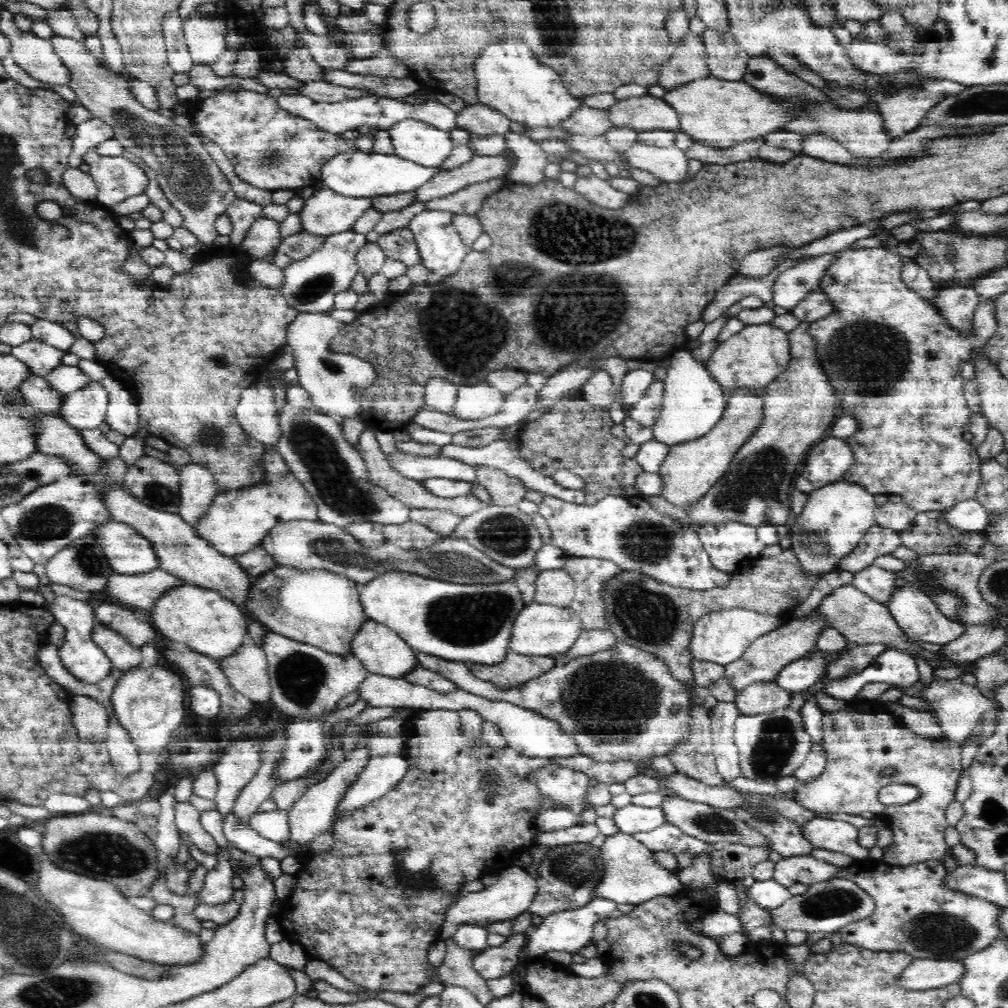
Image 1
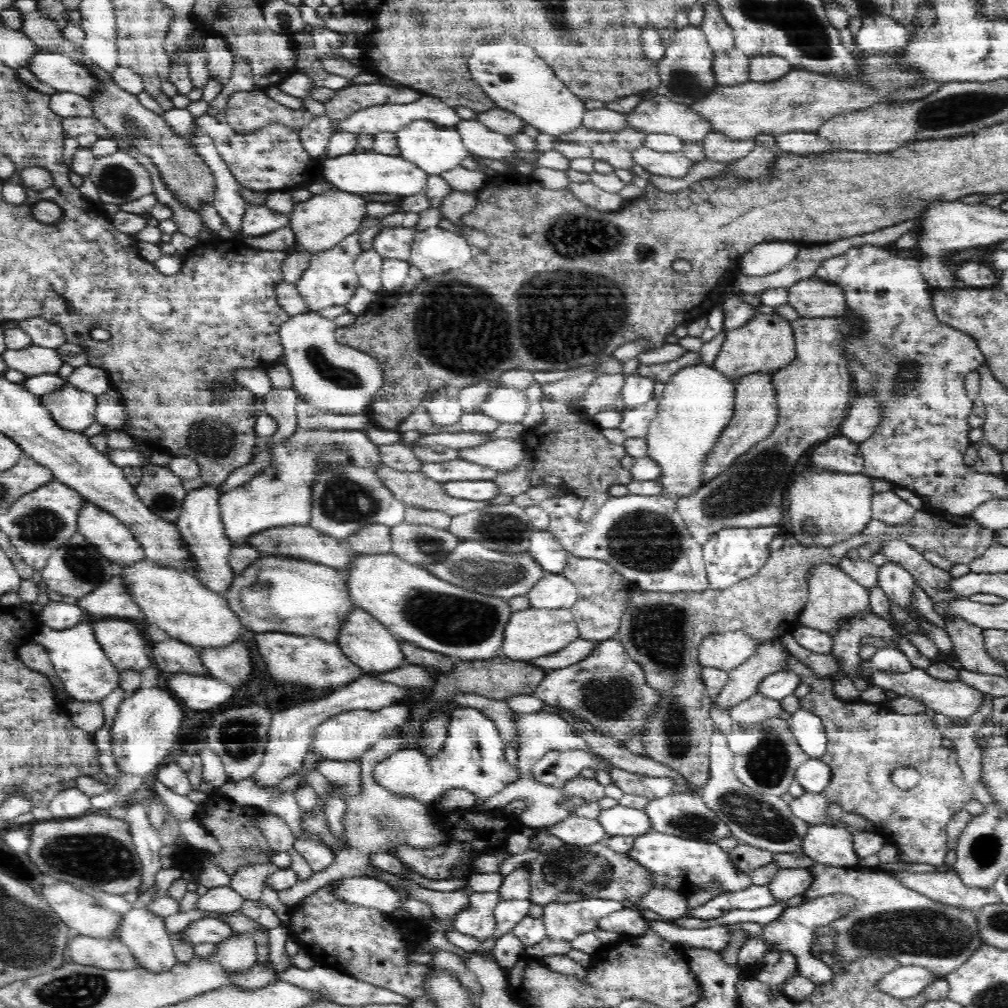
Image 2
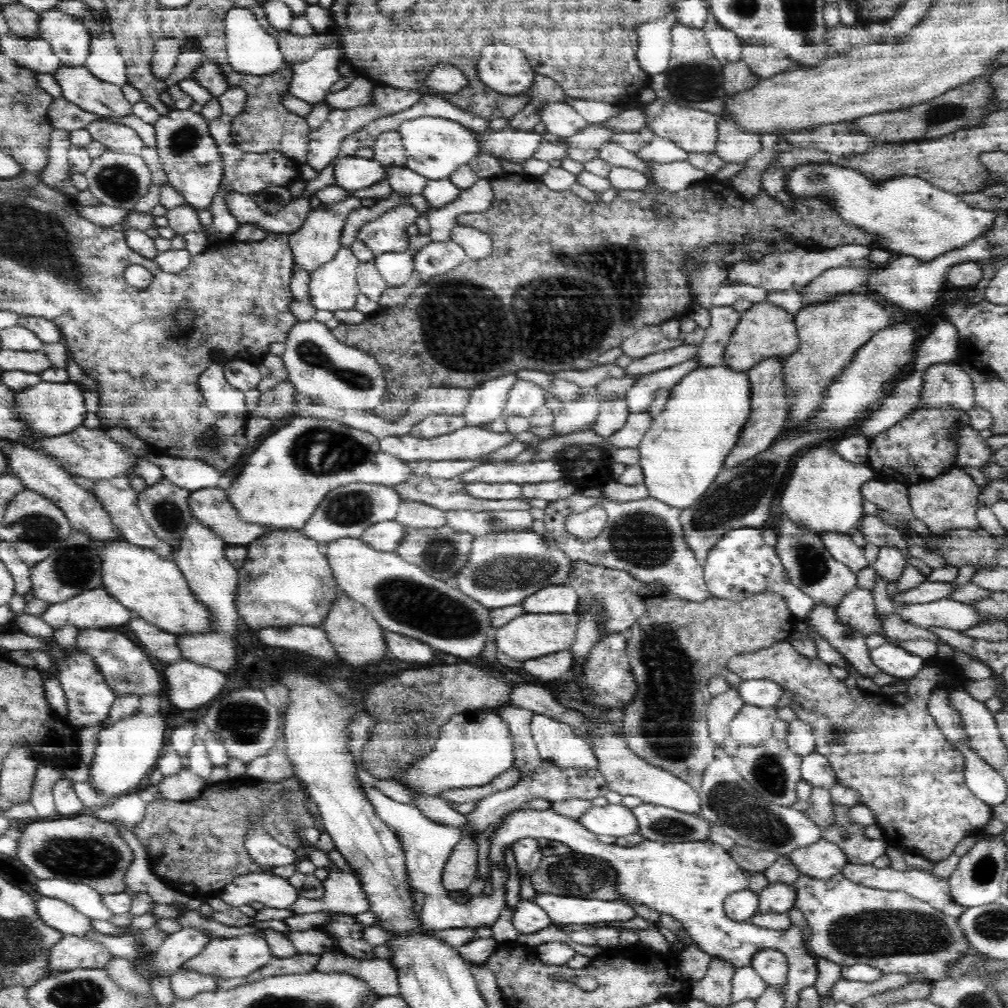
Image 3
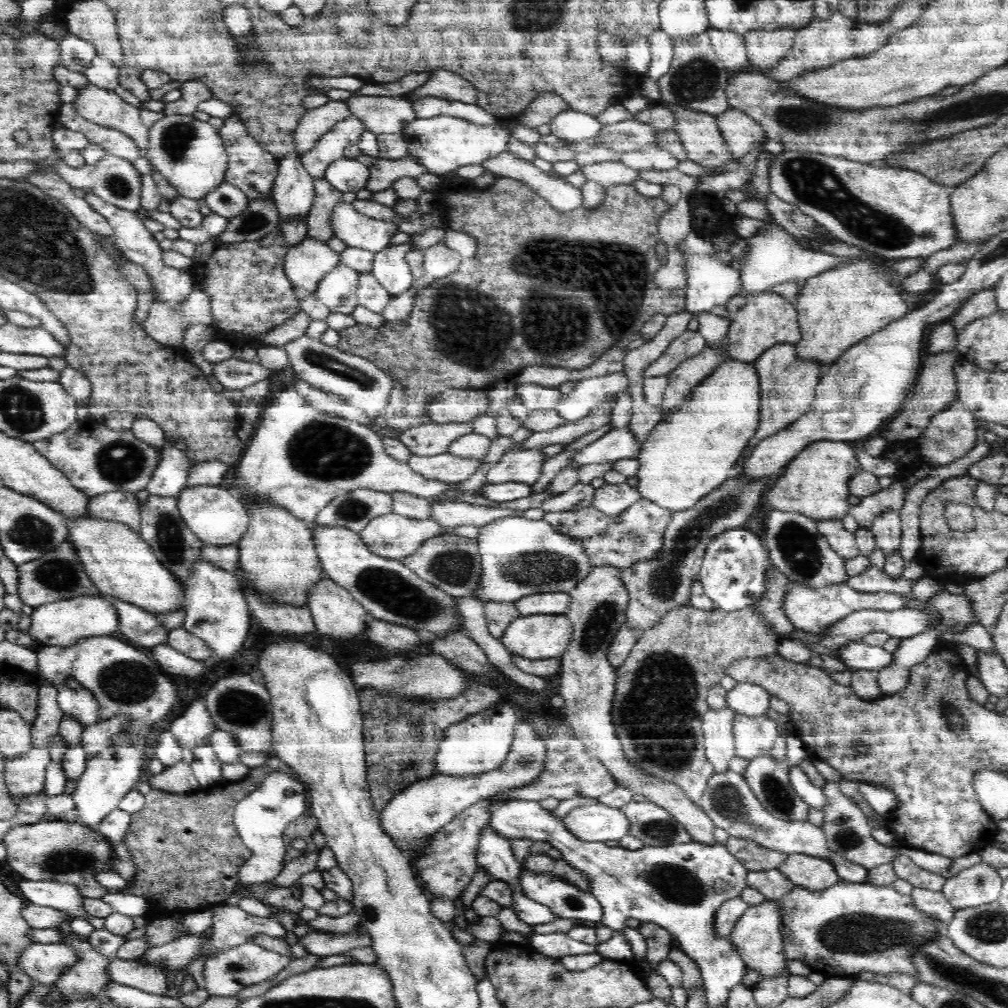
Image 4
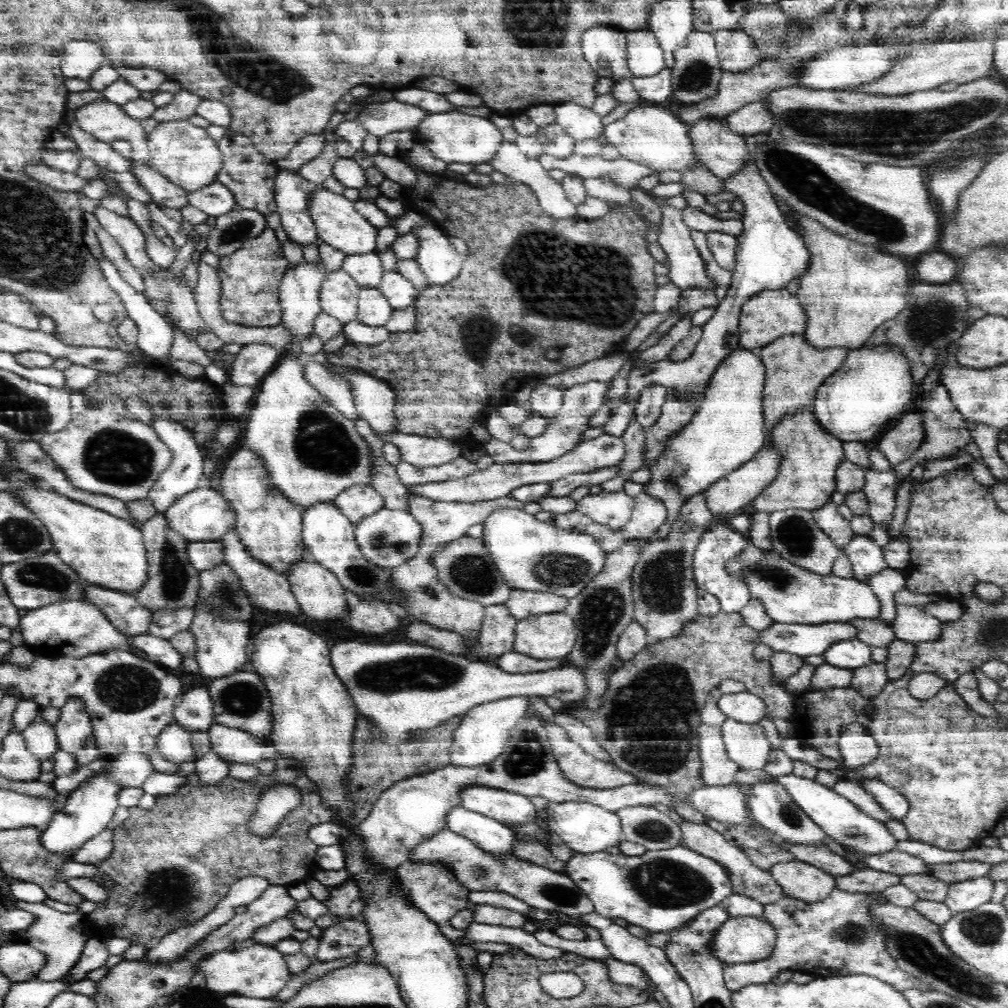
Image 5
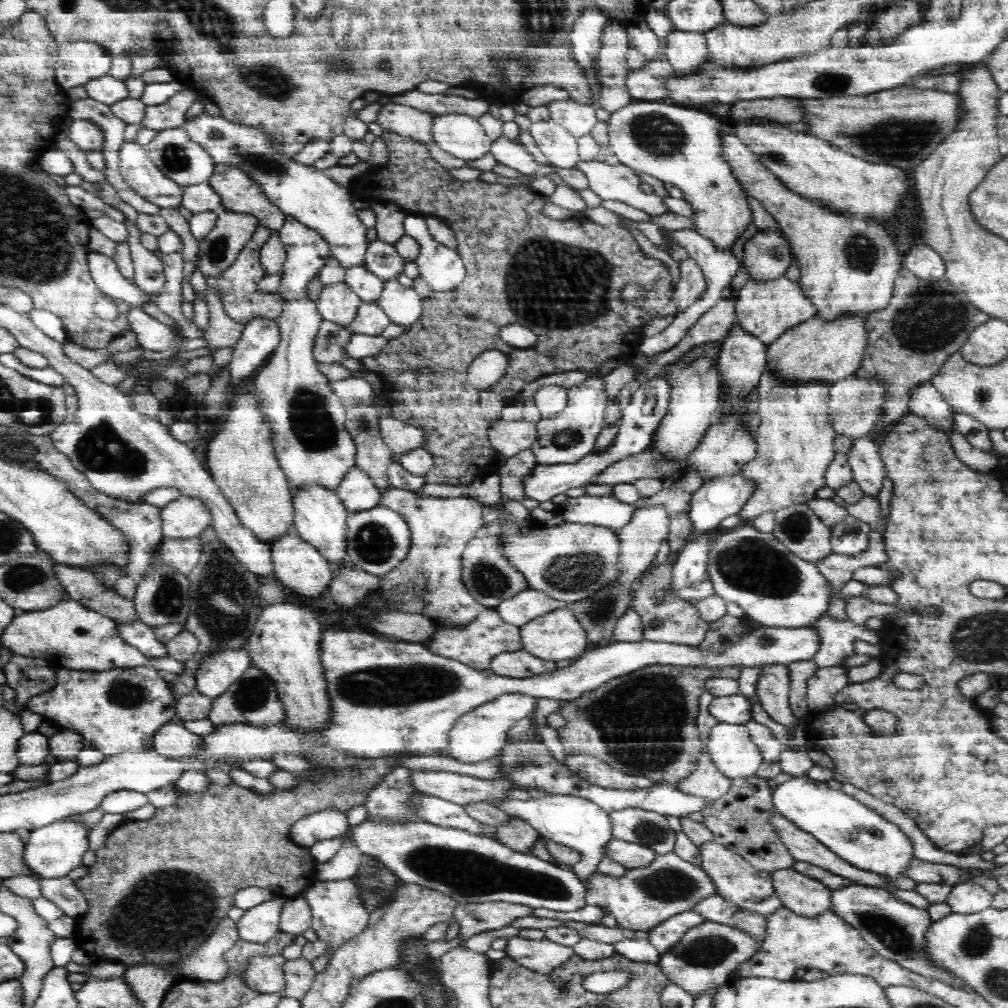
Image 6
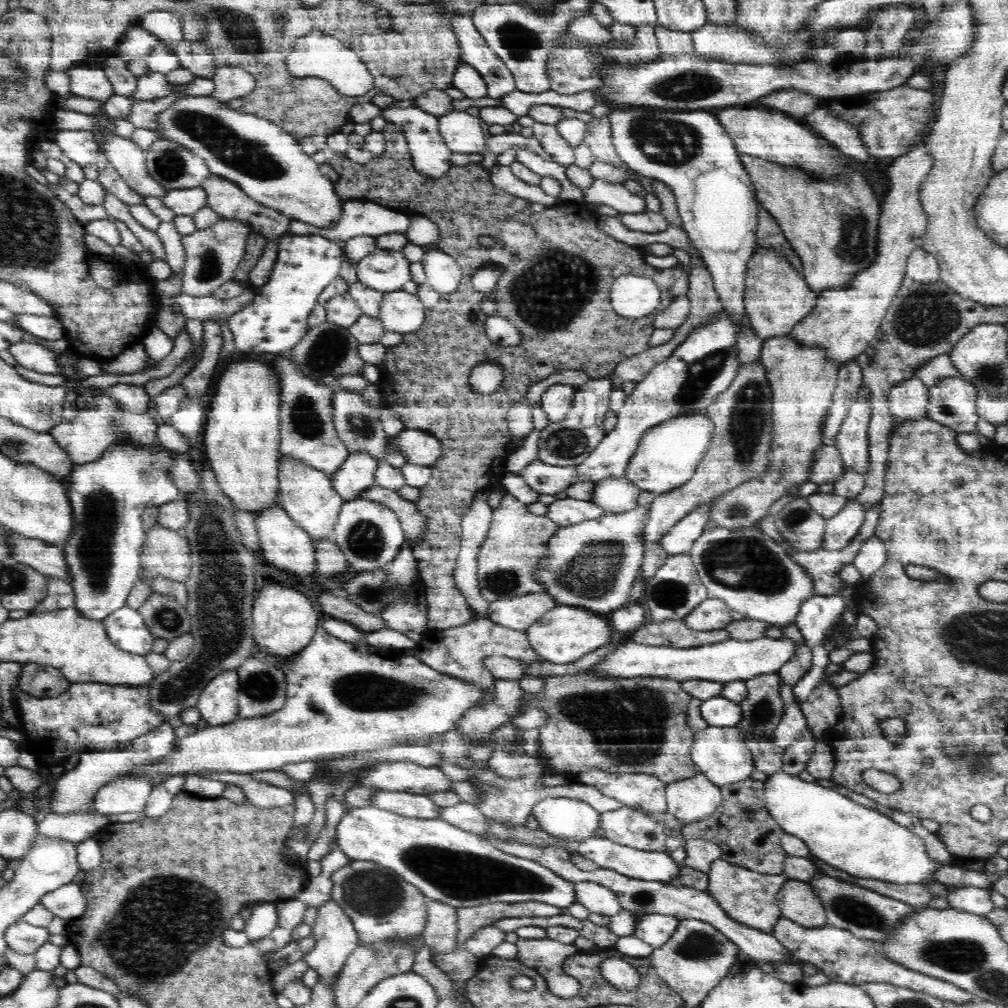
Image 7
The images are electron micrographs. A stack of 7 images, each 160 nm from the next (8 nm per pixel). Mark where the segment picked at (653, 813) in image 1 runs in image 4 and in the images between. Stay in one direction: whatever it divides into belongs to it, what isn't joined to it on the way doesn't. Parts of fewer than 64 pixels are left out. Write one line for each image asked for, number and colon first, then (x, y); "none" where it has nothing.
2: (622, 820)
3: (617, 820)
4: (599, 823)

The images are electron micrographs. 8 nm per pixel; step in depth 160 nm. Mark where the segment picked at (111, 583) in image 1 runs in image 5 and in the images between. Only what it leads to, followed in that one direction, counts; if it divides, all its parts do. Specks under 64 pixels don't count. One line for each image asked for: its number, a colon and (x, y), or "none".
2: (111, 599)
3: (95, 608)
4: (62, 623)
5: (75, 628)

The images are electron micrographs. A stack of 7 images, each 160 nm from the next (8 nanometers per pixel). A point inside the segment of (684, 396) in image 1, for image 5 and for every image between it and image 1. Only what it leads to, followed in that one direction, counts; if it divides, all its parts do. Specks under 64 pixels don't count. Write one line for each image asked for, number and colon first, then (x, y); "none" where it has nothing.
2: (698, 401)
3: (682, 452)
4: (691, 451)
5: (727, 430)

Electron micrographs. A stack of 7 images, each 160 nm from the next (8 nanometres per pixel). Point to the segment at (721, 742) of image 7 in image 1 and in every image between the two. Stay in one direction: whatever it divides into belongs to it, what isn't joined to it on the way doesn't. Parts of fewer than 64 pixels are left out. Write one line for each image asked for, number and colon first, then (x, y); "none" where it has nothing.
1: (766, 696)
2: (755, 709)
3: (753, 724)
4: (754, 736)
5: (746, 745)
6: (730, 747)

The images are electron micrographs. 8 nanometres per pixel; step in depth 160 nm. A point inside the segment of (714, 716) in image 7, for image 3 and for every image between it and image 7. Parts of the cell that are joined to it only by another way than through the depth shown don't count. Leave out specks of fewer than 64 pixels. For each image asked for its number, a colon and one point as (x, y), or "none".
3: (762, 692)
4: (751, 700)
5: (744, 707)
6: (735, 709)

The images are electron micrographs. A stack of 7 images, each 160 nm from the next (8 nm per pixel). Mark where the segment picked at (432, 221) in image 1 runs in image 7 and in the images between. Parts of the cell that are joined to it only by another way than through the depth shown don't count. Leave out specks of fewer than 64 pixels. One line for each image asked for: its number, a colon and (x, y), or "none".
2: (435, 251)
3: (438, 258)
4: (439, 261)
5: (441, 263)
6: (442, 268)
7: (443, 273)

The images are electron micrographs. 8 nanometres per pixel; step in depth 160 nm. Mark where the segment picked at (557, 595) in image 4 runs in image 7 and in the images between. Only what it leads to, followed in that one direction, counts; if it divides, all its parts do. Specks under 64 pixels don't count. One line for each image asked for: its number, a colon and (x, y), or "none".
5: (521, 604)
6: (529, 604)
7: (518, 613)

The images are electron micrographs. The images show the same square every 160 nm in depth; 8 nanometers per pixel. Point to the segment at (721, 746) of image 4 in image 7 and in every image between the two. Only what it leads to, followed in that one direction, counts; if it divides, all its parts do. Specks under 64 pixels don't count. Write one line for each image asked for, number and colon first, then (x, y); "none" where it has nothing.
5: (716, 769)
6: (707, 782)
7: (691, 800)

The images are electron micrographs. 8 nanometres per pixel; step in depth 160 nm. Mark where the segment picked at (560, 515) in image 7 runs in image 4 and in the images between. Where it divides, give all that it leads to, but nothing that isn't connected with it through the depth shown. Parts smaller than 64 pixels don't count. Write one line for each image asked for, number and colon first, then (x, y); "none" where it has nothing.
4: (612, 499)
5: (613, 509)
6: (605, 511)

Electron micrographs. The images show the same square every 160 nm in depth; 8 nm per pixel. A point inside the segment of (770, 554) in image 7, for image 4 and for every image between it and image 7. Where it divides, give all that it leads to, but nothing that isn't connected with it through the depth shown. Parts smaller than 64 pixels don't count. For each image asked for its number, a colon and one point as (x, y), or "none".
4: (812, 610)
5: (789, 594)
6: (773, 586)

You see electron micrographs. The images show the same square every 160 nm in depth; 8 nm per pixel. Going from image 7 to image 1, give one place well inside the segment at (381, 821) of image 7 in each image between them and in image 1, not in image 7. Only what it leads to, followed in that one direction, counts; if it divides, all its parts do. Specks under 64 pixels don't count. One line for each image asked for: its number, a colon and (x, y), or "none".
1: (569, 930)
2: (563, 921)
3: (563, 910)
4: (565, 899)
5: (545, 889)
6: (471, 868)

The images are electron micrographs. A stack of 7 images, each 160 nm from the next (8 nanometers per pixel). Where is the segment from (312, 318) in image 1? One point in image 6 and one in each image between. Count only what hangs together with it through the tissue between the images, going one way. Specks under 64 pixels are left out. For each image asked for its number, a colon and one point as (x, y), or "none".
2: (336, 378)
3: (322, 369)
4: (345, 374)
5: (374, 399)
6: (401, 438)

